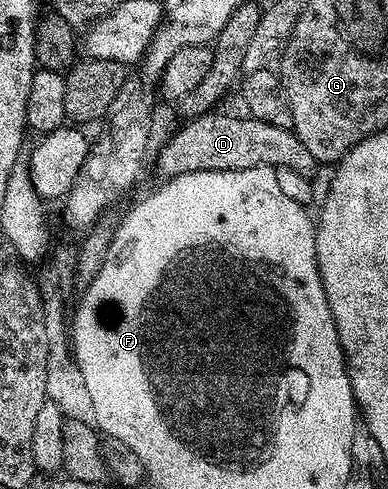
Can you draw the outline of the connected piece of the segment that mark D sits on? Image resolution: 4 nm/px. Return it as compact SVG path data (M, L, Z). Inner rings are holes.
M220 112L201 113L185 120L188 122L161 147L160 154L156 157L156 169L161 173L161 178L181 177L194 171L238 171L259 165L269 167L285 165L305 175L312 175L312 172L318 169L314 155L310 155L310 151L306 151L306 147L302 147L302 139L298 139L291 129L274 127L270 123L260 121L251 115L227 117L226 114Z

